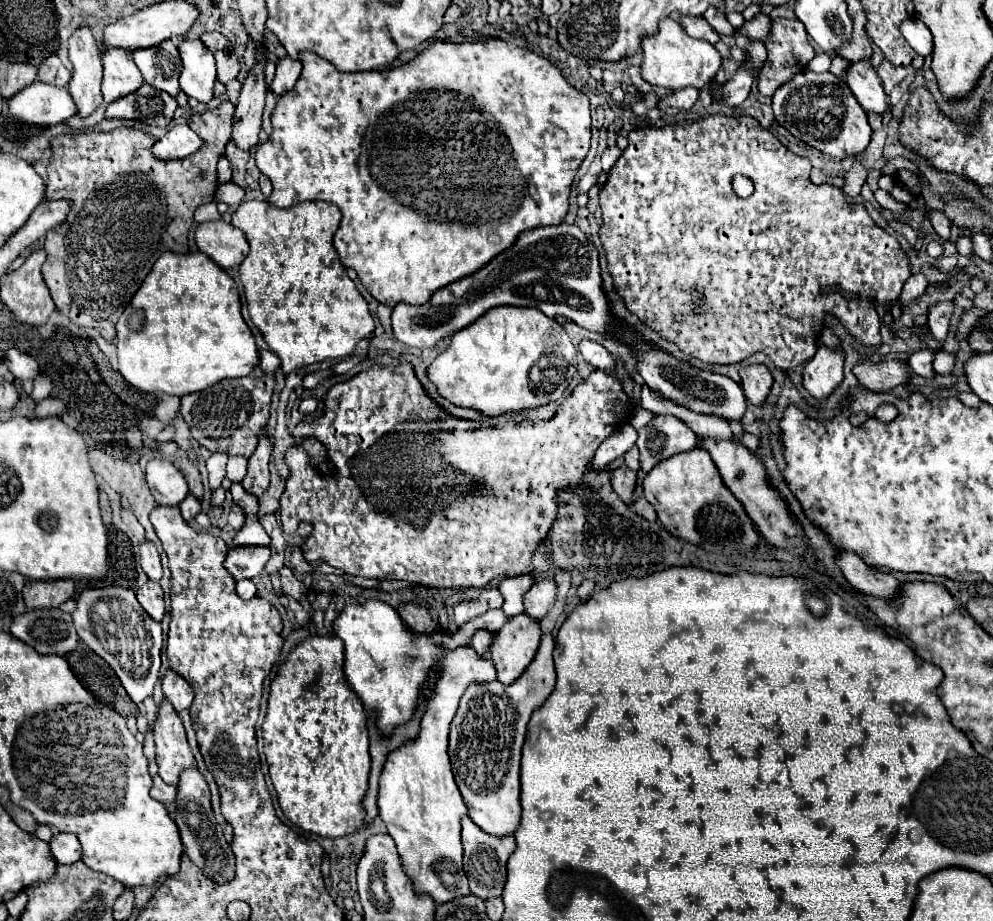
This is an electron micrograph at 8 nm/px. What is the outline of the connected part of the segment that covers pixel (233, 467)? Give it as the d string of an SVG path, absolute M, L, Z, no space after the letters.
M230 456L226 466L226 478L232 482L242 482L246 476L246 464L248 460L242 456Z

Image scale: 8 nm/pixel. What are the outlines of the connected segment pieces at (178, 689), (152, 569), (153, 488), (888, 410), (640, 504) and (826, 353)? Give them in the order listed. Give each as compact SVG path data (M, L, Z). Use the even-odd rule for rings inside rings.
M168 670L166 676L162 678L162 692L166 696L168 702L172 702L172 706L182 712L186 708L190 708L192 700L194 700L194 692L192 686L188 684L188 680L184 680L180 674L176 674L174 670Z
M142 540L140 544L140 562L142 562L142 568L144 572L148 574L148 578L152 582L160 582L162 578L162 564L160 564L160 554L154 546L152 540Z
M152 458L146 464L146 482L152 496L162 506L178 506L188 494L182 472L178 472L172 462L160 458Z
M891 404L881 405L873 414L875 418L883 423L888 423L894 420L898 415L896 407Z
M640 496L640 498L634 500L634 510L636 510L638 516L646 518L648 522L656 522L656 520L658 520L658 518L656 518L656 512L654 512L654 508L652 508L652 504L648 504L648 500L646 500L644 496Z
M818 342L814 358L804 368L804 388L818 400L830 396L832 390L844 380L842 366L844 352L828 348L822 342Z

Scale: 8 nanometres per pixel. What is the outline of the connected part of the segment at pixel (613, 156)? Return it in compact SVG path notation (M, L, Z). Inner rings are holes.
M617 145L608 147L601 156L602 170L608 173L614 164L620 158L622 150L617 147Z

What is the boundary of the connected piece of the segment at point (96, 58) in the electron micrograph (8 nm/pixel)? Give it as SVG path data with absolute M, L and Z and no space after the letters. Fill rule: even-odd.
M80 26L68 40L68 58L74 66L68 90L76 100L78 116L90 116L100 104L102 52L88 26Z

